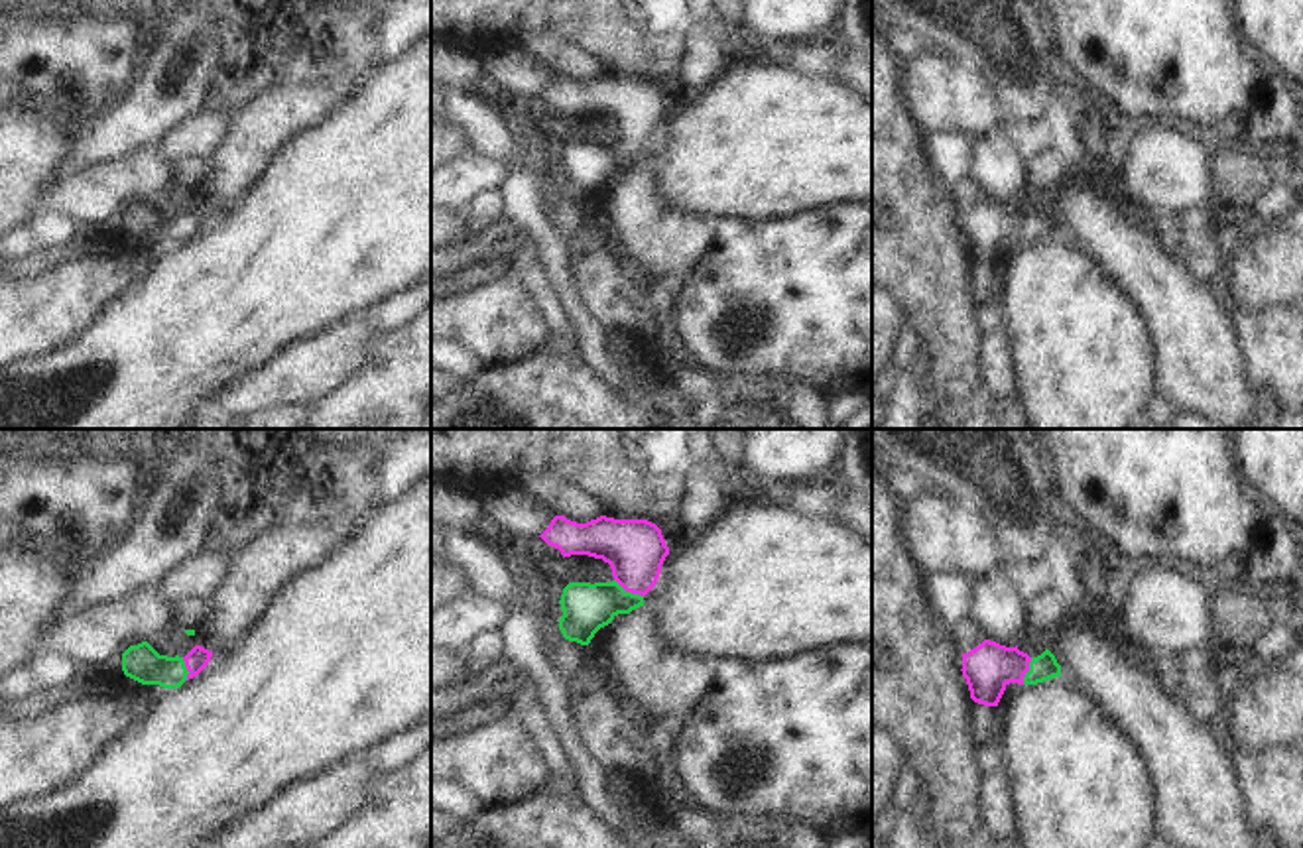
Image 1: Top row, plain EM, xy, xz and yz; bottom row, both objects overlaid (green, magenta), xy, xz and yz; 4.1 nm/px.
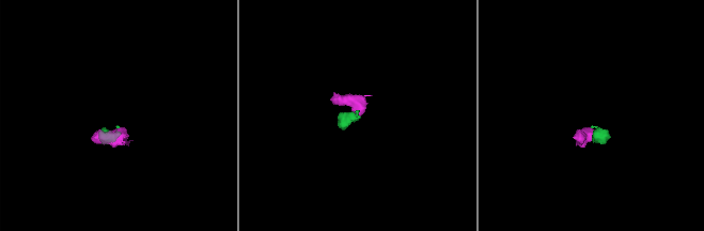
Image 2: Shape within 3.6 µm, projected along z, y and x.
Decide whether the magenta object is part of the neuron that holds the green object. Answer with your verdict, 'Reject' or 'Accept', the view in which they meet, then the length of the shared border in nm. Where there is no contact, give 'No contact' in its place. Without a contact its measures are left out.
Accept. Touches green in xz. Shared border 140 nm

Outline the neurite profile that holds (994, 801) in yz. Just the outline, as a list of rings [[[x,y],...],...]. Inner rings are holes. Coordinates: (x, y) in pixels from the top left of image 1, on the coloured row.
[[[1002,773],[982,775],[978,817],[992,834],[1018,840],[1010,781]]]

